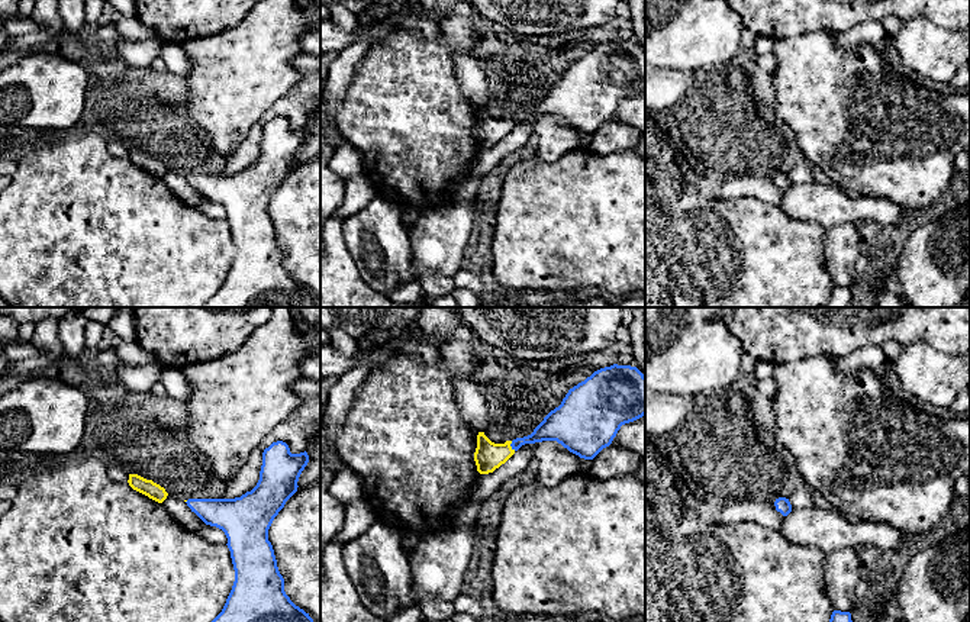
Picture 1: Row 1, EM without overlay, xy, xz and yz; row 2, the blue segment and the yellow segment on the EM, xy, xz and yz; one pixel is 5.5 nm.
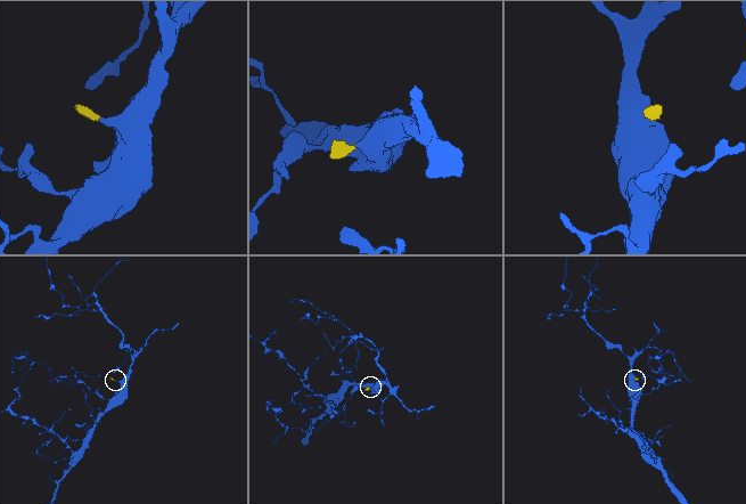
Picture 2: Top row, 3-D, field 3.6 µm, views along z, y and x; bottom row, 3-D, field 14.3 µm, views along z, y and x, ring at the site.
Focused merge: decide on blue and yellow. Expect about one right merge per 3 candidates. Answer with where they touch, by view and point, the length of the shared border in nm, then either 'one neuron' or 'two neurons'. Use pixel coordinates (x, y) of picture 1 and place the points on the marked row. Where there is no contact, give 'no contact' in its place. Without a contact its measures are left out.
contact xz (511, 445); length 60 nm; one neuron

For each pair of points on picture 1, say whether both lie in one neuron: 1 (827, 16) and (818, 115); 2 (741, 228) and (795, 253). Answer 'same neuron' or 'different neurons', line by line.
1: different neurons
2: same neuron

